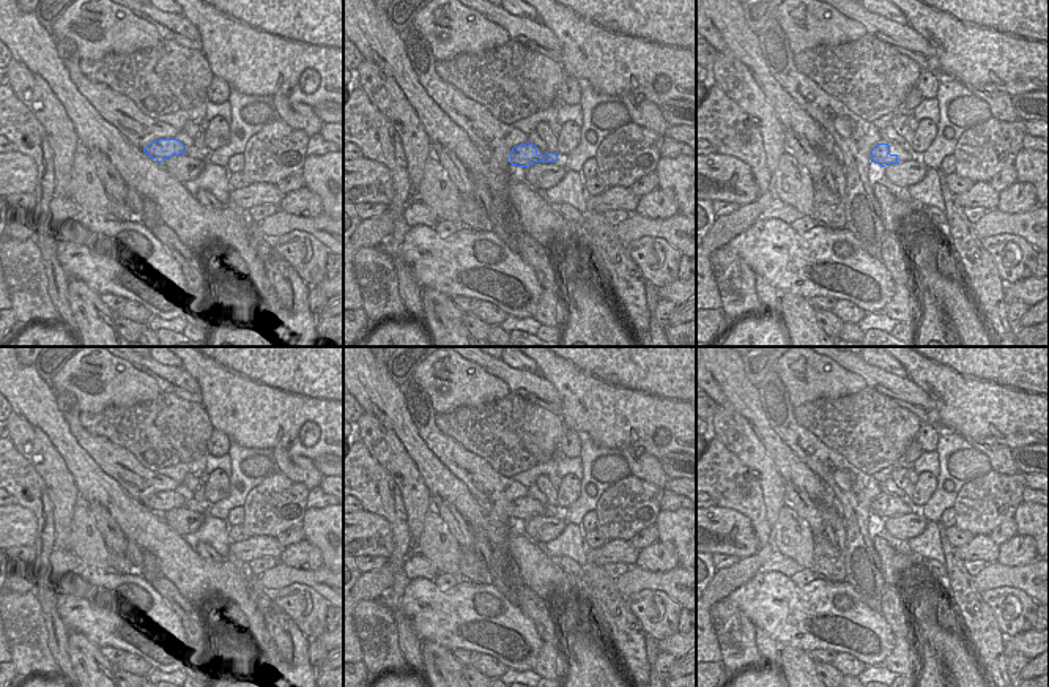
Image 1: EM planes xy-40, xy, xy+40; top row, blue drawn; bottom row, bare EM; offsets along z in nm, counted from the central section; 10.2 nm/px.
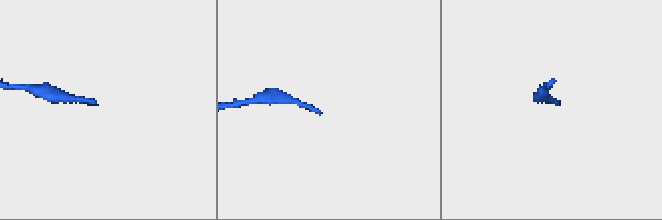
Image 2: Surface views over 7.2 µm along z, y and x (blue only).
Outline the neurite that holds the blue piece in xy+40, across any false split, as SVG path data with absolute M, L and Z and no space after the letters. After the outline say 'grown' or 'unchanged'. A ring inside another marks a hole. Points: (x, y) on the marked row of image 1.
M880 140L871 150L871 162L879 164L882 167L910 161L914 159L914 156L915 154L909 150L907 145L891 143L885 140Z; grown

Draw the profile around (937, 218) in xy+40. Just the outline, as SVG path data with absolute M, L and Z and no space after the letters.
M925 206L926 208L926 219L940 232L947 230L947 216L945 211L940 211L936 206Z

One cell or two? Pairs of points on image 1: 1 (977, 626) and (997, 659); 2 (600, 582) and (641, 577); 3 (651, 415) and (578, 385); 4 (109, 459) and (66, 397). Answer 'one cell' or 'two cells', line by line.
1: one cell
2: two cells
3: one cell
4: one cell

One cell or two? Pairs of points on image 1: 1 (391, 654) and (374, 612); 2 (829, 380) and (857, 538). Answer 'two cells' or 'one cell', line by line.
1: one cell
2: two cells

